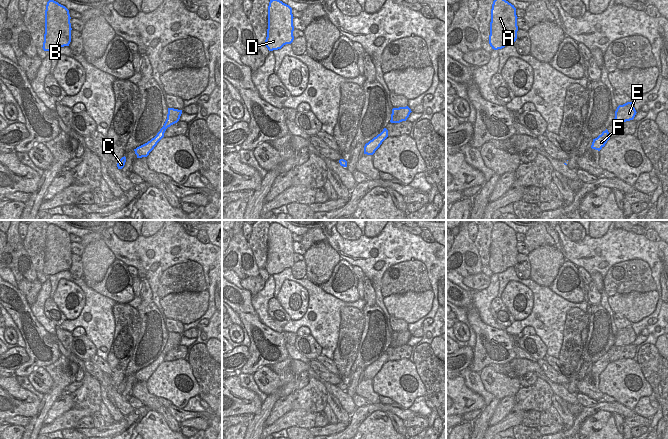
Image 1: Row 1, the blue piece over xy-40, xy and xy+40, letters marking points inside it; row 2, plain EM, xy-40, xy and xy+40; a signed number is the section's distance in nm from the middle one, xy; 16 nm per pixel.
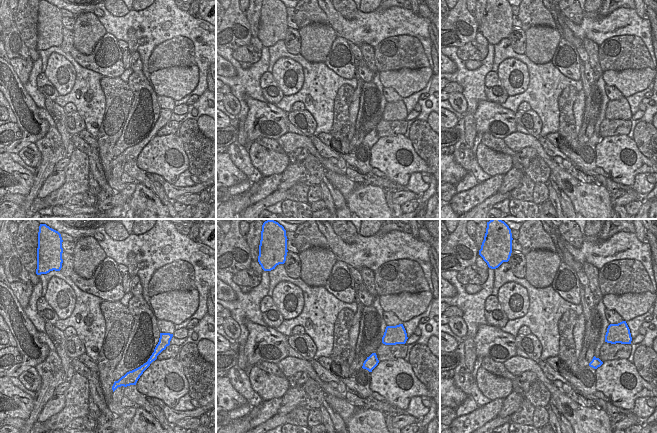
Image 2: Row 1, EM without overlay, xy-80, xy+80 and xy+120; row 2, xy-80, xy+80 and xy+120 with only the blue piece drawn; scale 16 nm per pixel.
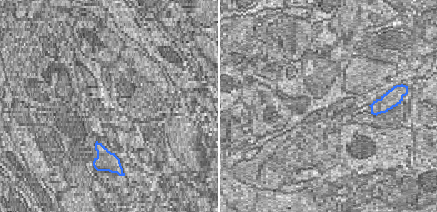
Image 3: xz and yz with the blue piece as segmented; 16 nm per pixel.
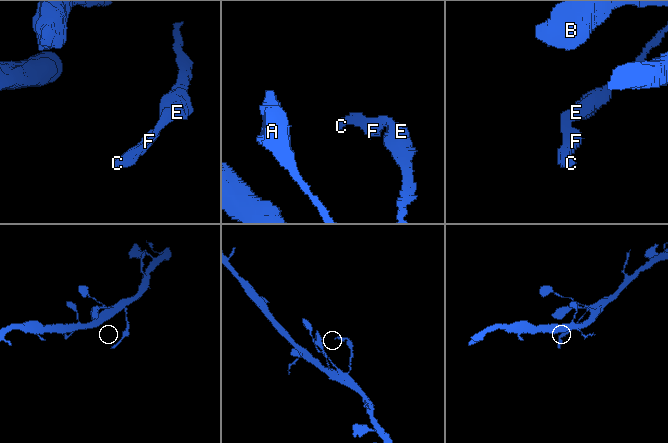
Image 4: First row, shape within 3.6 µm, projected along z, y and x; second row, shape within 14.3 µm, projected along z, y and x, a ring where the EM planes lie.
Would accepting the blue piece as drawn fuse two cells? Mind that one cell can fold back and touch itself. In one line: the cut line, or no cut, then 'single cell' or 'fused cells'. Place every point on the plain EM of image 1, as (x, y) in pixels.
cut in xy along (398, 332), (397, 338), (391, 346); fused cells

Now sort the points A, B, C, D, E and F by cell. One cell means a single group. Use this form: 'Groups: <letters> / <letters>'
Groups: A B D E / C F.

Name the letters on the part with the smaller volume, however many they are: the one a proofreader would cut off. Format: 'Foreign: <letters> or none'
Foreign: C, F

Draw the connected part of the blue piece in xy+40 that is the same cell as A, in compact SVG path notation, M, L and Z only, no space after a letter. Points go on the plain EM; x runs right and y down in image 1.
M496 222L491 233L489 268L494 274L502 273L517 263L517 239L514 229Z

